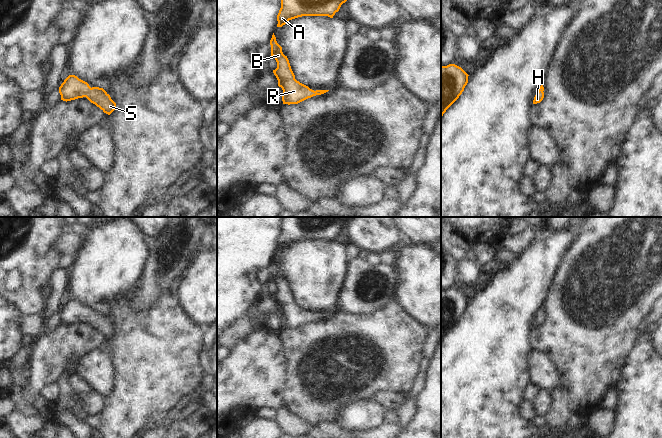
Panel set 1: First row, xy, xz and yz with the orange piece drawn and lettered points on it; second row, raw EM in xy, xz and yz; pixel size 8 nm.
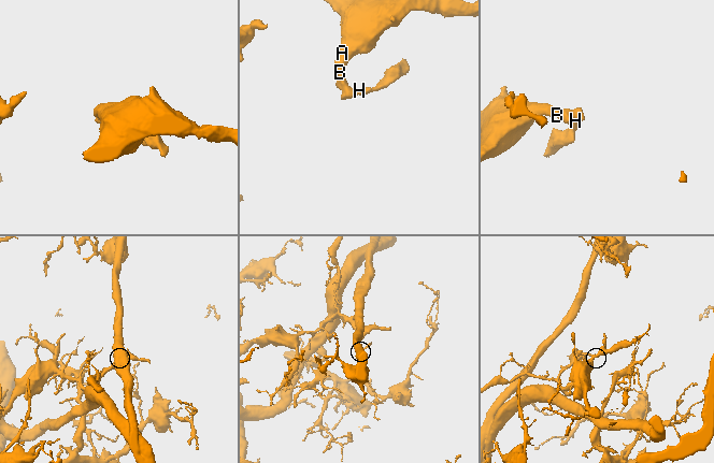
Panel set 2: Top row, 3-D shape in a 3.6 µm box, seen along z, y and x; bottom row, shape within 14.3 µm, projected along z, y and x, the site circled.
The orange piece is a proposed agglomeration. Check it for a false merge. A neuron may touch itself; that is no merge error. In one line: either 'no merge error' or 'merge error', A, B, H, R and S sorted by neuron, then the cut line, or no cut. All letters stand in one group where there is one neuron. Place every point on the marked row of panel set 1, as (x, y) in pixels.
no merge error; A B H R S; no cut

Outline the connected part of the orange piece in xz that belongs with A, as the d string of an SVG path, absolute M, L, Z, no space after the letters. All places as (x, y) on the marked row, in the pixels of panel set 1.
M281 0L277 27L302 16L328 16L333 18L347 0Z

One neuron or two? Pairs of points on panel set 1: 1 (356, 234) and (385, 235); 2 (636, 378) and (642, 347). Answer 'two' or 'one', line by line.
1: one
2: one

